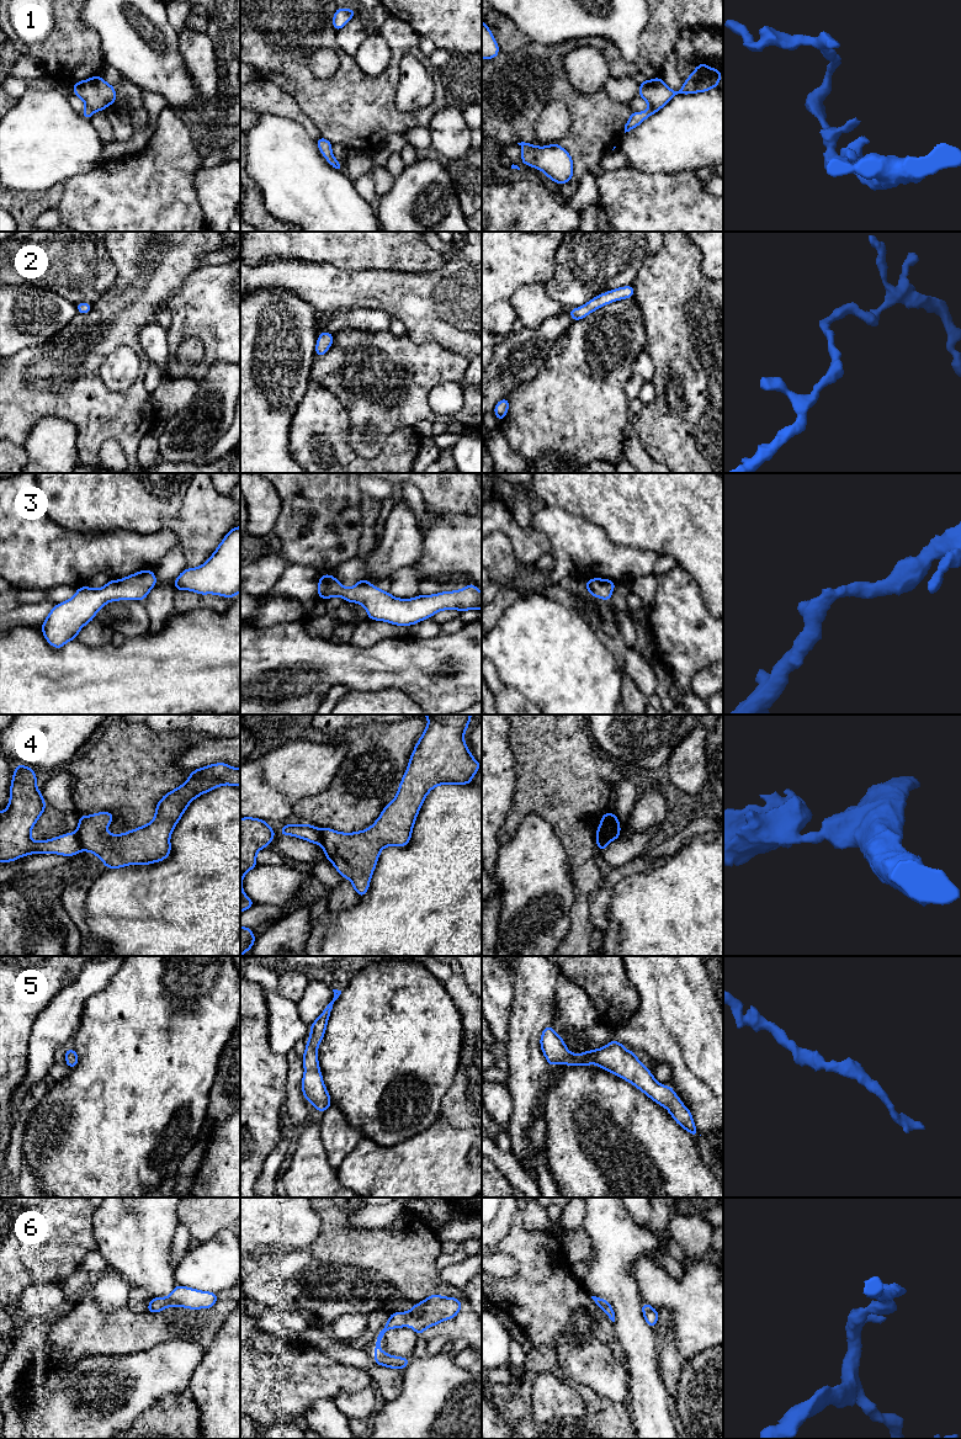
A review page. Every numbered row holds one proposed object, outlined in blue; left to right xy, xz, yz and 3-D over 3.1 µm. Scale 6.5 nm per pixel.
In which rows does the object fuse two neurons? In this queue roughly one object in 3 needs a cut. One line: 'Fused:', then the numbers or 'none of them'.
Fused: 4

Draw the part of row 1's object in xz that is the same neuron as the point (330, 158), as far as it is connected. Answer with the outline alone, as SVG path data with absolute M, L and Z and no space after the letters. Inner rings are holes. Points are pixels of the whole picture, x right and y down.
M324 137L318 138L317 145L320 153L324 155L325 160L335 169L340 169L338 159L331 154L333 143L326 140Z

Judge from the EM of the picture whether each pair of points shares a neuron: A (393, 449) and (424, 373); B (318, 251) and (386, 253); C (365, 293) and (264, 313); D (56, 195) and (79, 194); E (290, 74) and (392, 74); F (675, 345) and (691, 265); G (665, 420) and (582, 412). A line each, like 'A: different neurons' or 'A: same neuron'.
A: different neurons
B: same neuron
C: different neurons
D: different neurons
E: same neuron
F: same neuron
G: different neurons

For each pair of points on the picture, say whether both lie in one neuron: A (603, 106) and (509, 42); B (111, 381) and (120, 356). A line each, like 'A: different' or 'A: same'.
A: same
B: same

